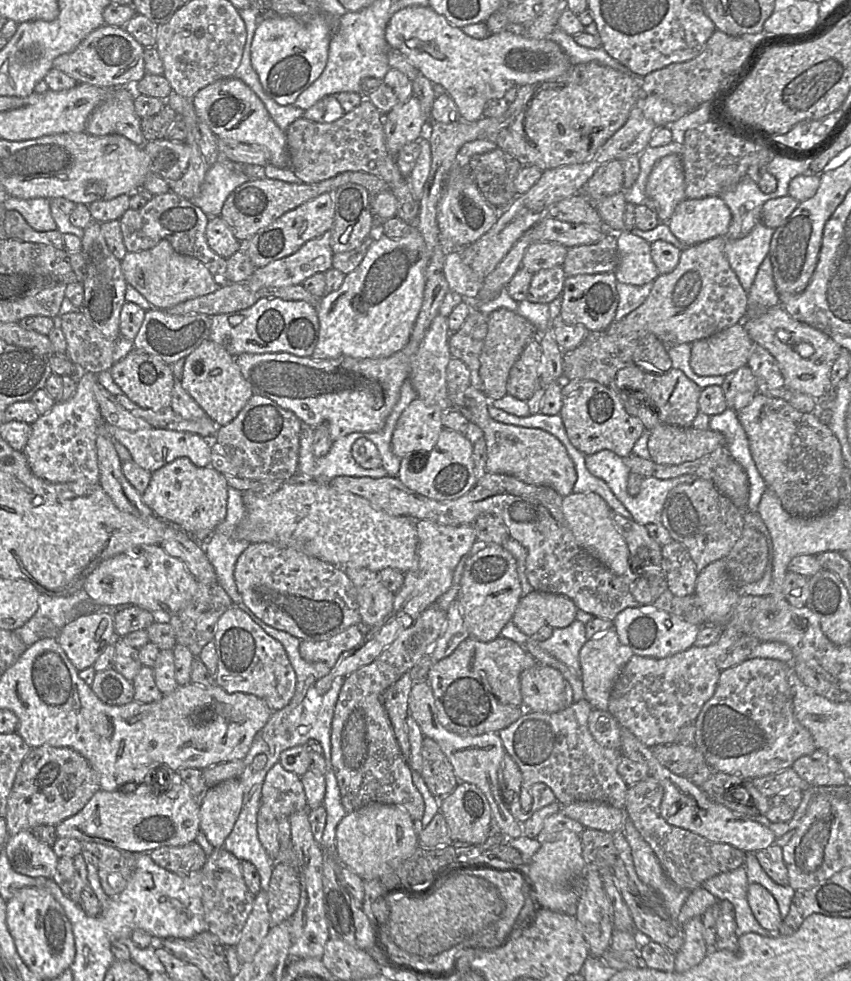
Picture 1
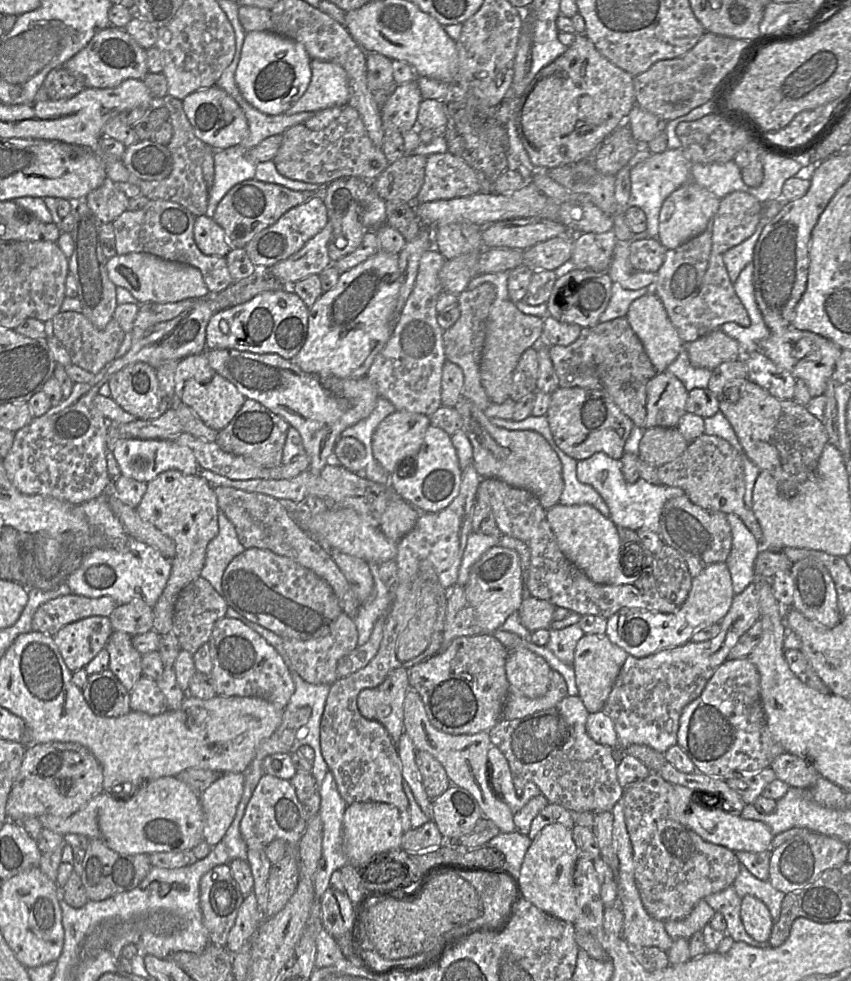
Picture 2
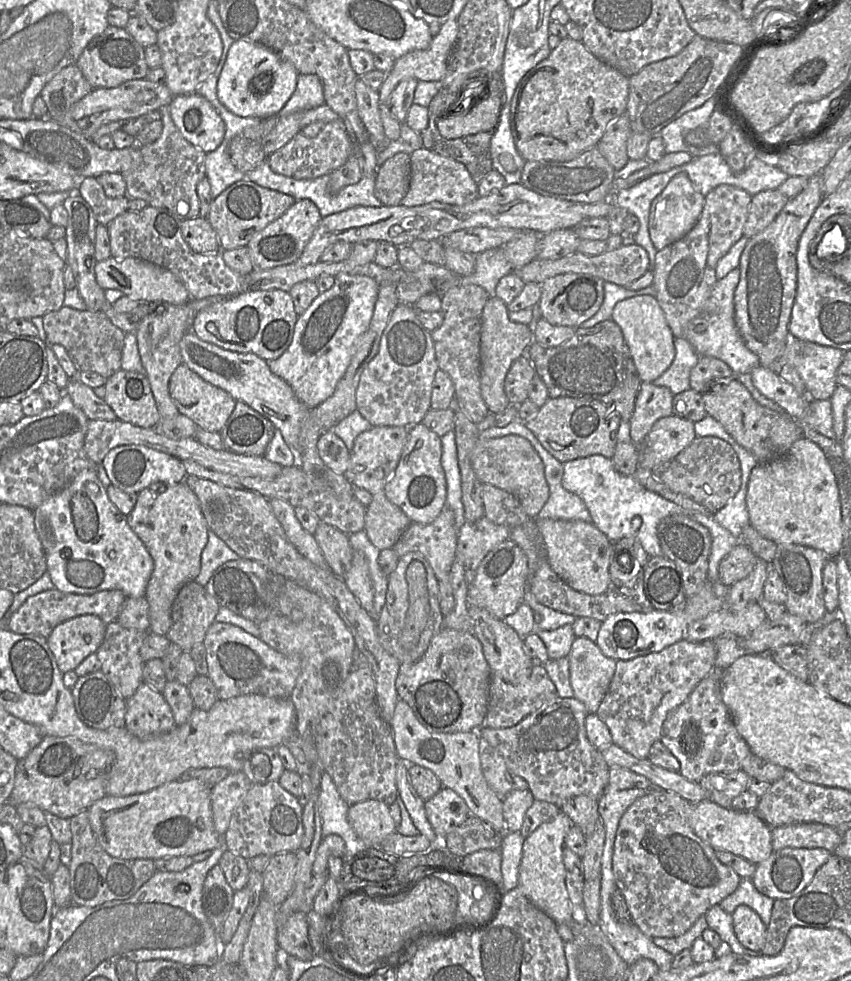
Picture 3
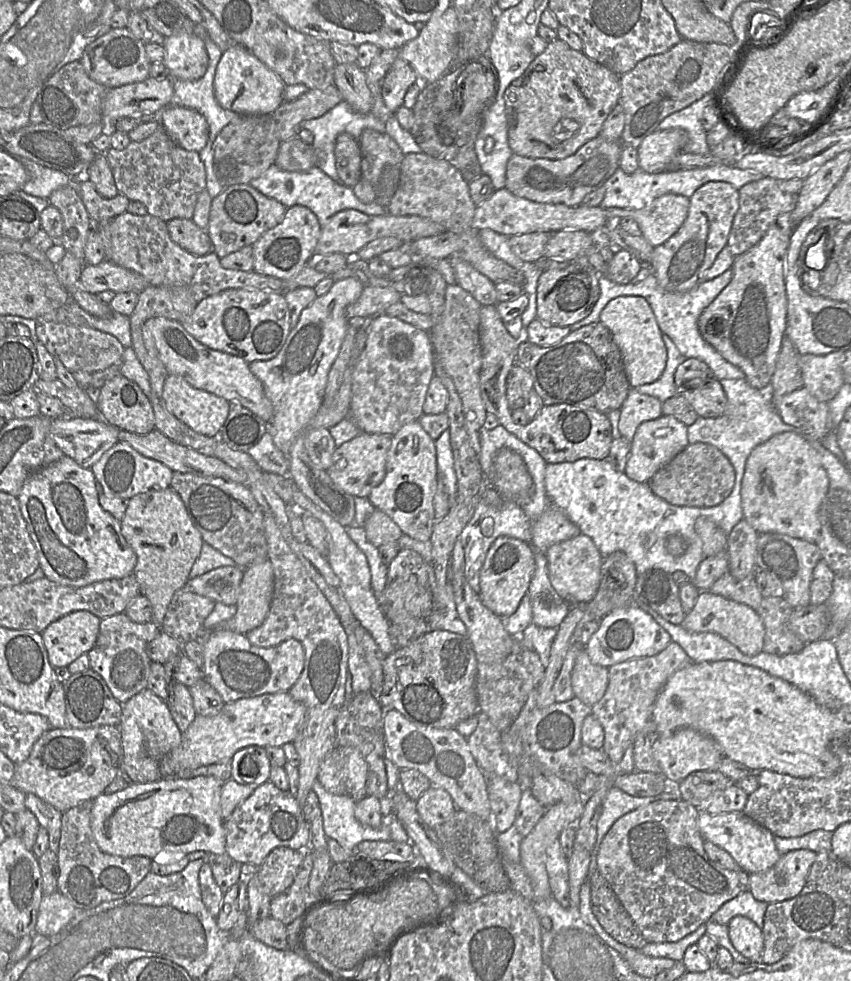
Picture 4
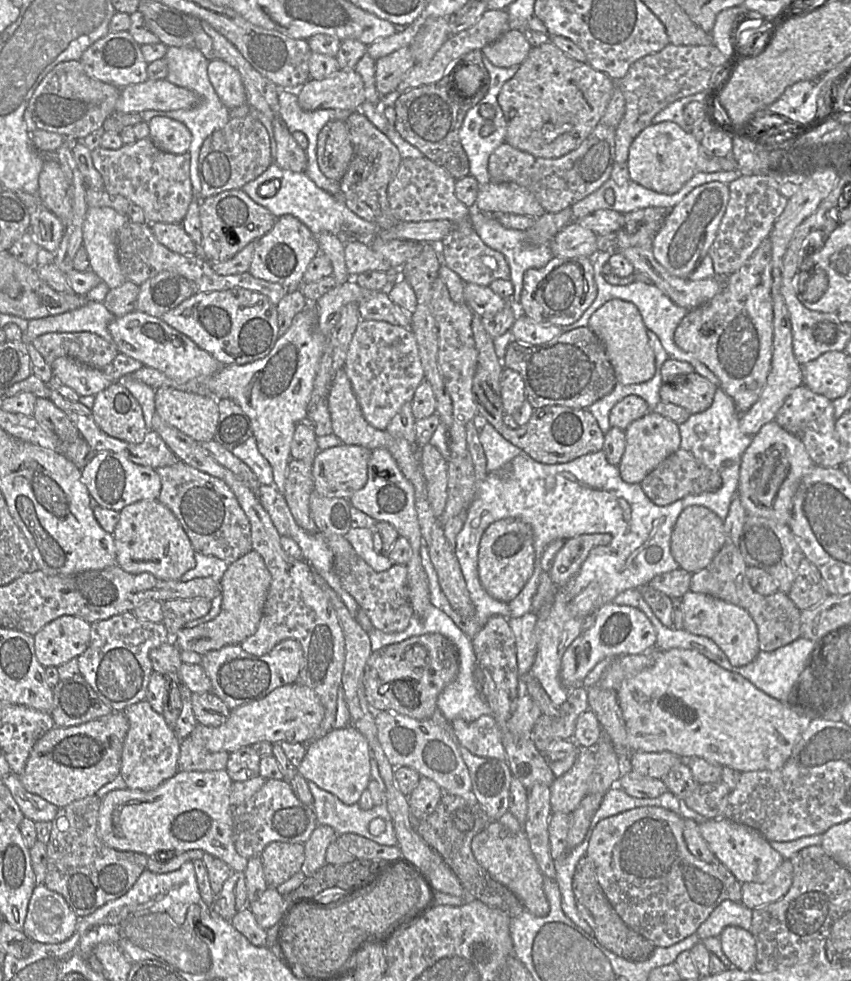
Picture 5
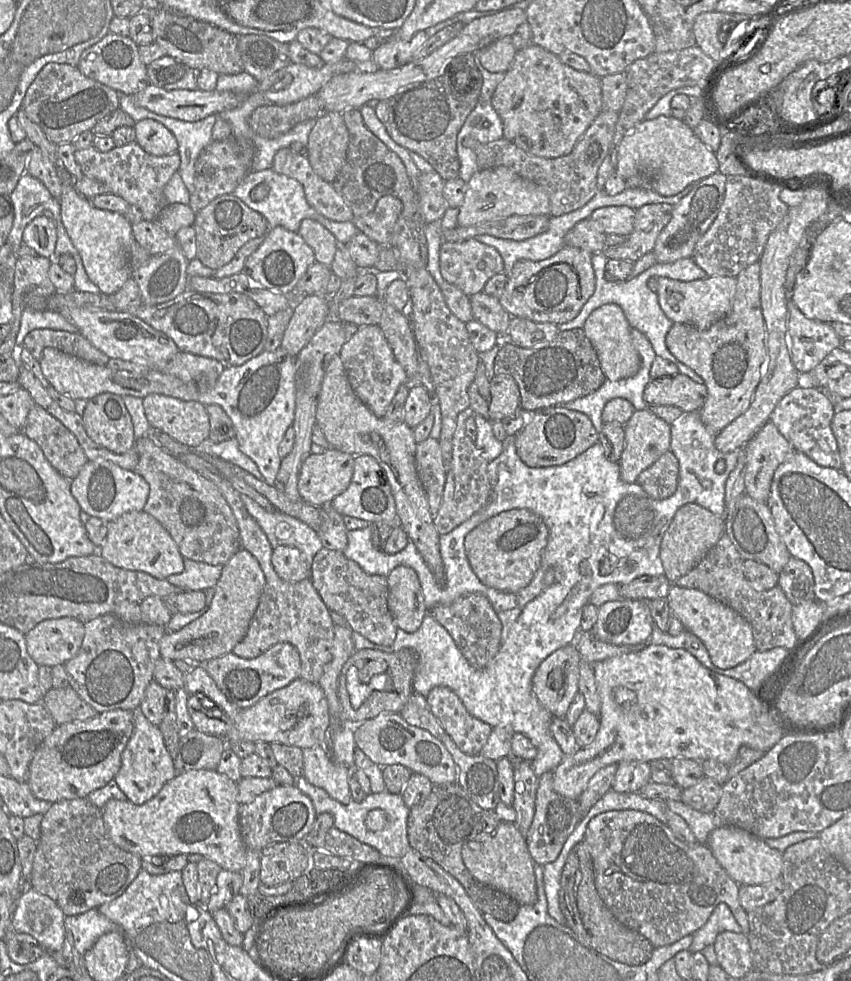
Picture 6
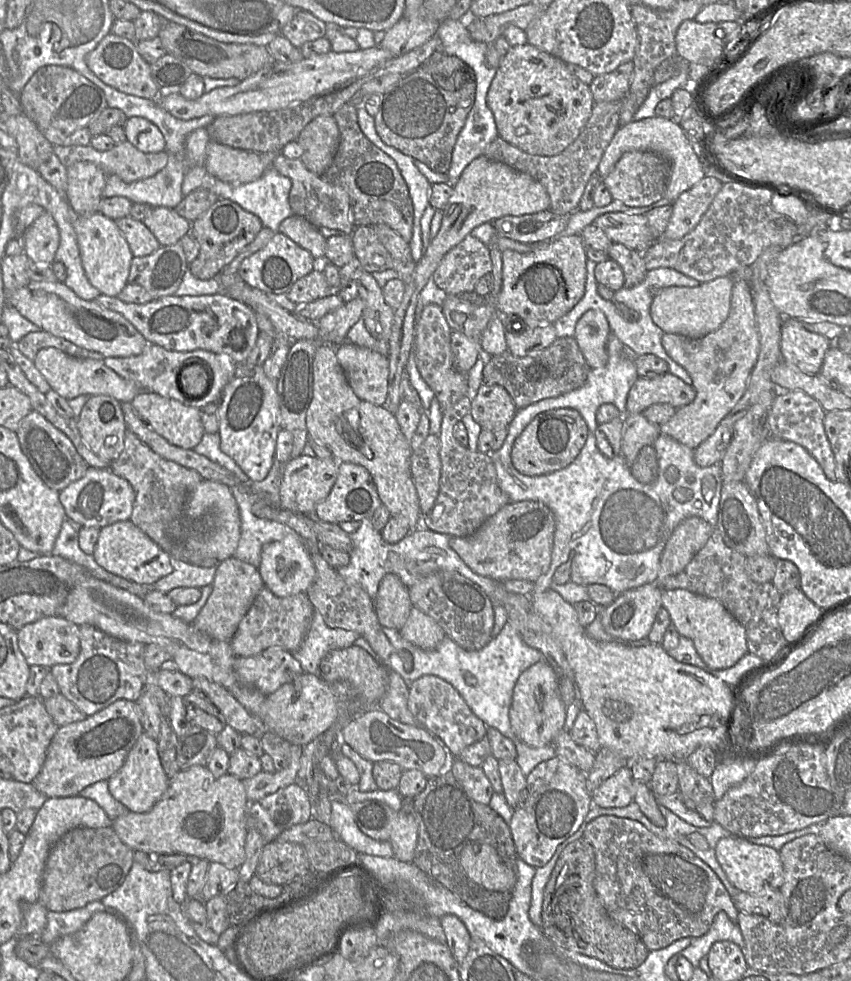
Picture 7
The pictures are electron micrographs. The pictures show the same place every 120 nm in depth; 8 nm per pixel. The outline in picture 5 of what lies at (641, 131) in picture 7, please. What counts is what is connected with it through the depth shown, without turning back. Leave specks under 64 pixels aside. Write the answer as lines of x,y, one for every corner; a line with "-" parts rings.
664,121
658,124
649,125
637,135
637,137
633,140
633,142
630,145
629,156
626,164
628,165
629,177
631,181
634,181
640,184
641,186
653,190
655,192
671,195
677,193
696,174
696,167
697,167
698,160
700,158
705,158
705,157
716,157
716,156
707,156
705,150
701,147
700,142
695,139
695,137
691,132
685,131
678,124
674,122

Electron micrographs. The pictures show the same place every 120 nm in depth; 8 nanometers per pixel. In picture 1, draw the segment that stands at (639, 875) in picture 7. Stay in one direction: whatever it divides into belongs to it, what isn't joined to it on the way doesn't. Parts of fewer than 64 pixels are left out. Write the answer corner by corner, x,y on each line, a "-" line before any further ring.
648,775
628,787
624,810
628,819
650,845
665,874
679,887
694,890
703,882
721,873
742,866
746,853
726,843
712,842
694,832
673,826
661,815
663,788
659,782

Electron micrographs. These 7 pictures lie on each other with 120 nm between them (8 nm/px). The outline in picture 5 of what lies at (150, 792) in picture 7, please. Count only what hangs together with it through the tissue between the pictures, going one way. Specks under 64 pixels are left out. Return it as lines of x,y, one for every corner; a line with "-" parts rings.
145,699
128,706
123,712
129,721
129,730
122,748
120,776
129,789
151,791
177,773
181,740
169,728
163,715
155,712

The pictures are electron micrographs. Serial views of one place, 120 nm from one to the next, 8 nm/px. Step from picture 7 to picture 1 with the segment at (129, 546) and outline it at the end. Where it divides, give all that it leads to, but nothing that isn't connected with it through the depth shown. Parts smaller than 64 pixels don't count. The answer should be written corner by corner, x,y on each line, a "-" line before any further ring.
179,457
152,473
142,501
158,518
203,544
225,519
230,488
227,479
211,466
198,467
189,458

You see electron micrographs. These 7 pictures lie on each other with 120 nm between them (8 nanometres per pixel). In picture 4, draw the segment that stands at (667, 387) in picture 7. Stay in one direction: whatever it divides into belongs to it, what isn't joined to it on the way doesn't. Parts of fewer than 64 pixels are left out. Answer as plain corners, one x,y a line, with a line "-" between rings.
696,377
688,380
684,388
678,389
677,395
681,395
691,405
695,412
702,418
721,416
727,407
727,397
720,380
714,377

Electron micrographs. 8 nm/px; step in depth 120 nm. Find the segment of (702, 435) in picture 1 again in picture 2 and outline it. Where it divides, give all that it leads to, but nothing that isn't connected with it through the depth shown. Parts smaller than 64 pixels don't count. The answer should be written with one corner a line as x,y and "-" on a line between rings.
676,428
645,429
639,443
638,457
658,468
679,457
689,443

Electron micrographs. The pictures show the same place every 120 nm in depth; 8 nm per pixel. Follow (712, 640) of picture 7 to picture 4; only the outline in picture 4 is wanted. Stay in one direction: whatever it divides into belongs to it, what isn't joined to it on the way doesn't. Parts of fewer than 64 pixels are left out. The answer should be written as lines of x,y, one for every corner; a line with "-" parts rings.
700,591
695,606
684,618
682,626
693,633
716,633
748,656
763,651
765,628
761,617
749,606
710,591

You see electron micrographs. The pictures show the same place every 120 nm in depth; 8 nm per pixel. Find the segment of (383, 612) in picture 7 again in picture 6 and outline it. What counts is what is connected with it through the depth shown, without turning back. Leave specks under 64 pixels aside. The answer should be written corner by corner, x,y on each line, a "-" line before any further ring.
398,566
387,577
389,611
396,626
406,632
416,632
427,615
422,588
416,571

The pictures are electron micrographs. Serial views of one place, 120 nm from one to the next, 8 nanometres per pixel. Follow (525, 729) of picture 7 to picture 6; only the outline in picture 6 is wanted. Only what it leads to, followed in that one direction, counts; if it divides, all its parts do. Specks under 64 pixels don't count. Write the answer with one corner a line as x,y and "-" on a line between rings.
574,644
550,654
533,676
533,691
539,702
554,716
564,717
579,692
582,657

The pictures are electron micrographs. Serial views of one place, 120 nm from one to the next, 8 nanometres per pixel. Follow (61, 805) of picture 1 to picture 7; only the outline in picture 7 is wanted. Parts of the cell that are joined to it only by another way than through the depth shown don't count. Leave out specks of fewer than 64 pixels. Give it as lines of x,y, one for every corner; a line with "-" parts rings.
117,700
82,721
61,726
32,784
47,798
78,796
84,788
98,781
108,781
116,774
143,731
139,707
129,700

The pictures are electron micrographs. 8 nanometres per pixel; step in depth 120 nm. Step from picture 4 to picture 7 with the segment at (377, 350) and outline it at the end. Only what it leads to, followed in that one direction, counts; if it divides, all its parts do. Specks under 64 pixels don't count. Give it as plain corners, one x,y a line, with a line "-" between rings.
349,341
337,346
335,353
354,394
361,400
383,406
388,393
388,357

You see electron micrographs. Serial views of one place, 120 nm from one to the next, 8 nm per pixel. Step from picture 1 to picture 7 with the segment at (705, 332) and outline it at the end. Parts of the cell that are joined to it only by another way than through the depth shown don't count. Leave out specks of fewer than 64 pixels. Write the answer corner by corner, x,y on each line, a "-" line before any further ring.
705,176
673,202
673,212
661,238
679,240
690,233
700,222
723,183

